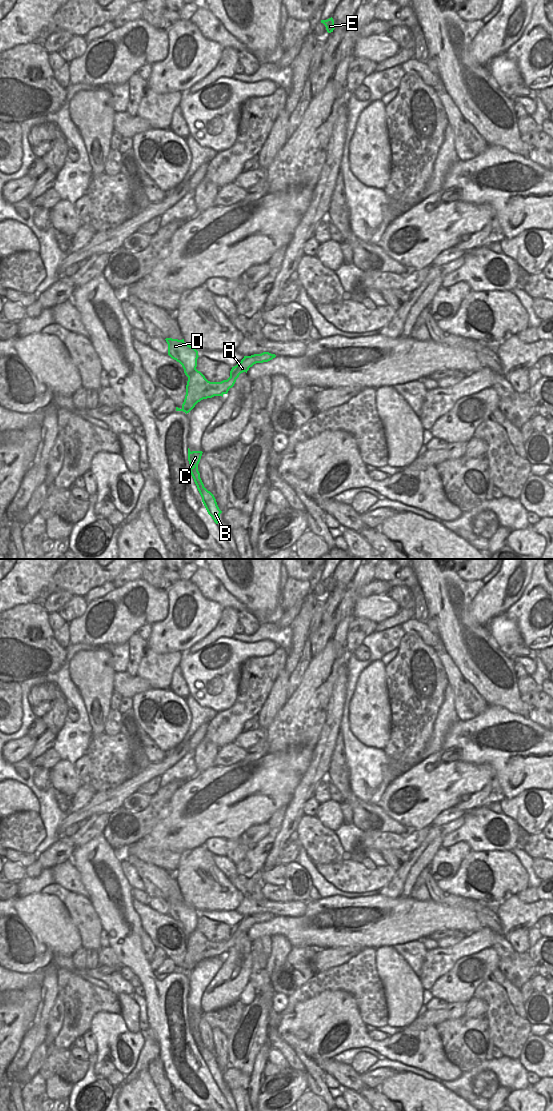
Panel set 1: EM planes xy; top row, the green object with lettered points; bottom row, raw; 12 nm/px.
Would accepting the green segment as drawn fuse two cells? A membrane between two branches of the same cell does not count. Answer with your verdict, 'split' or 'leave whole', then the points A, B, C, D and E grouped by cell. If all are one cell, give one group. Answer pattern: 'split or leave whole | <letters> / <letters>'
split | A B C E / D

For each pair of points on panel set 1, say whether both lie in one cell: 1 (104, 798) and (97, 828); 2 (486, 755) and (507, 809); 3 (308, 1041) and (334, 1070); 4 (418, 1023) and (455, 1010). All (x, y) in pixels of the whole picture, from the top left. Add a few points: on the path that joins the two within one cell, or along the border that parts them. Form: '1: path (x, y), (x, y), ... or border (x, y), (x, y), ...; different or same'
1: border (109, 814), (93, 814), (88, 819); different
2: border (527, 790), (512, 798), (505, 799); different
3: border (332, 1057), (313, 1056), (311, 1058); different
4: path (427, 1019), (446, 1014); same

